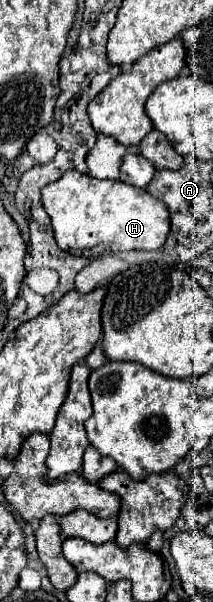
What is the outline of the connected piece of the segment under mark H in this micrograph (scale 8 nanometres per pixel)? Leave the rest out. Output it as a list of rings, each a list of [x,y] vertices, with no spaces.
[[[128,153],[120,169],[120,181],[100,181],[78,171],[66,171],[58,181],[46,185],[42,189],[42,205],[50,215],[58,247],[86,257],[90,257],[90,249],[96,245],[104,245],[110,251],[160,249],[170,231],[170,215],[166,205],[144,189],[154,175],[156,167],[148,159]]]

